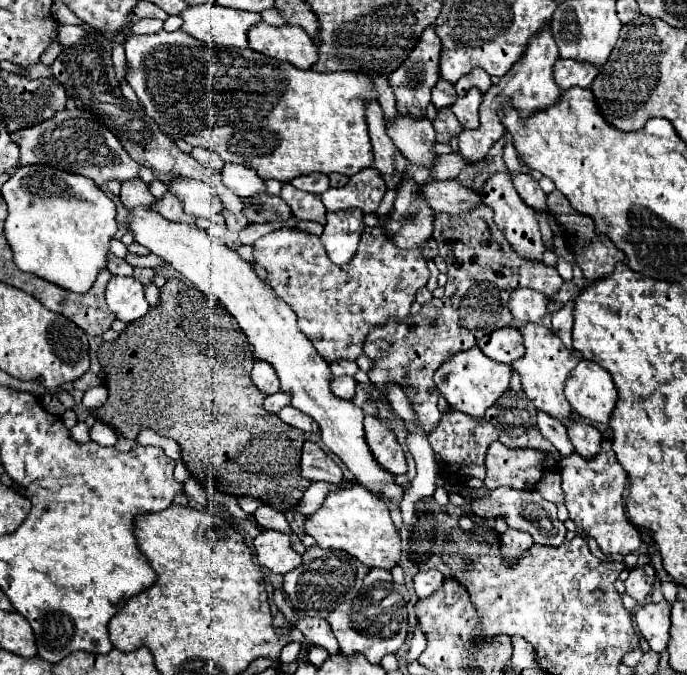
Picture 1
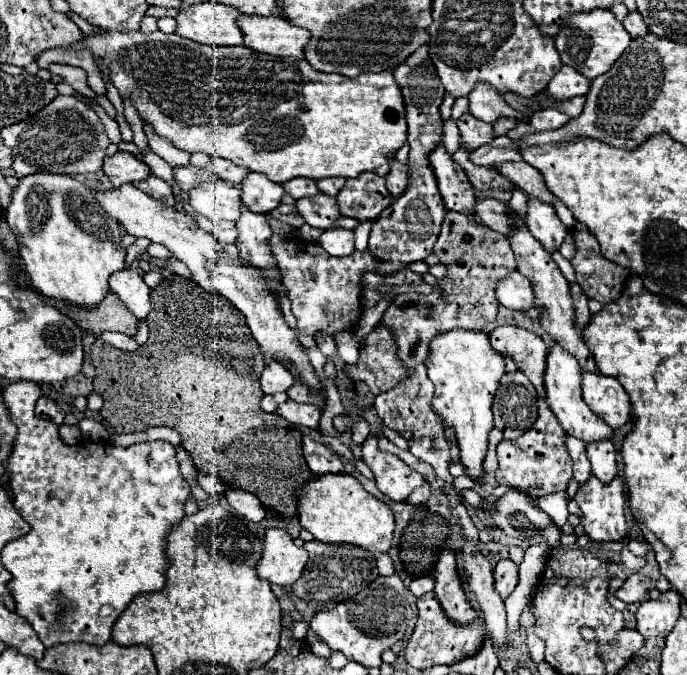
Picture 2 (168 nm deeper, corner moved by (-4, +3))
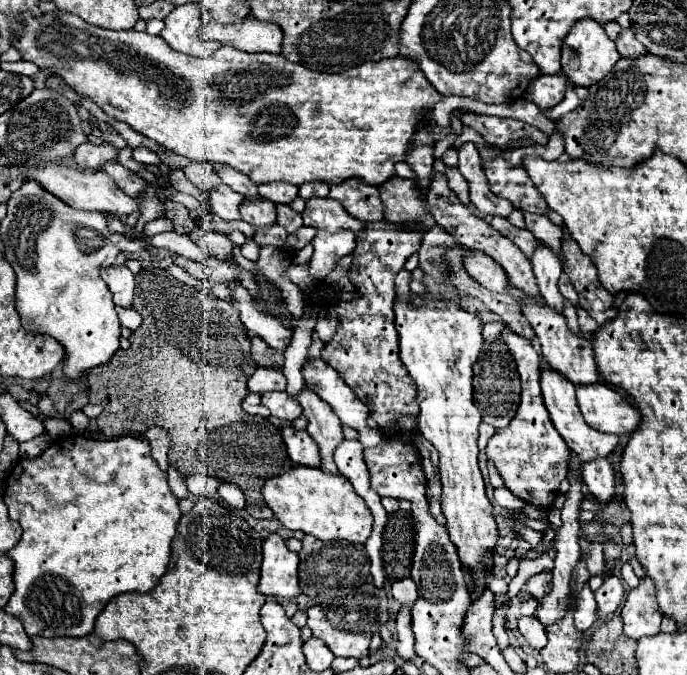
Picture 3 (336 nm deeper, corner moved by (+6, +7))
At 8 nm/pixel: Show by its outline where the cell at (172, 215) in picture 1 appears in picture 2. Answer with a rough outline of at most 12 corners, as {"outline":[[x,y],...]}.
{"outline":[[157,176],[135,182],[139,190],[175,208],[173,188]]}

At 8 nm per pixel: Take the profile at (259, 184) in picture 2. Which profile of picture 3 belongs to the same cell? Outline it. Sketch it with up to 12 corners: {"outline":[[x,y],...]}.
{"outline":[[243,202],[241,218],[255,232],[275,224],[273,202]]}

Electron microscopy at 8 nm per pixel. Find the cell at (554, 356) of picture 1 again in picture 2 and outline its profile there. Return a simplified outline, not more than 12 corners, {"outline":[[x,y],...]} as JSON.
{"outline":[[557,342],[547,352],[545,402],[567,434],[611,438],[581,398],[581,366]]}

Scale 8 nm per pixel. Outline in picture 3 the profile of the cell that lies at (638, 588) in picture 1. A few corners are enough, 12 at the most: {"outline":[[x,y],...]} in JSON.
{"outline":[[609,576],[595,592],[597,616],[605,620],[623,602],[623,580]]}

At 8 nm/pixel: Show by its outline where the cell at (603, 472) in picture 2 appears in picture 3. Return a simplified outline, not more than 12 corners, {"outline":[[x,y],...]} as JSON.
{"outline":[[607,460],[583,464],[583,480],[601,504],[615,496]]}

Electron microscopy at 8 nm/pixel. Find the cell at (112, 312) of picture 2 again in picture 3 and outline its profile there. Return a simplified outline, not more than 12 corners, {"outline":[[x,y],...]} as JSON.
{"outline":[[119,308],[119,320],[129,330],[139,328],[141,316],[133,308]]}

